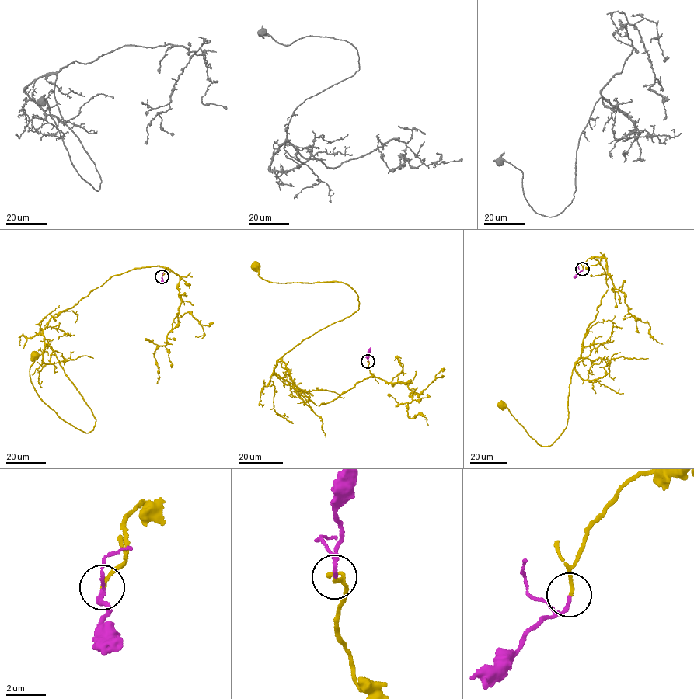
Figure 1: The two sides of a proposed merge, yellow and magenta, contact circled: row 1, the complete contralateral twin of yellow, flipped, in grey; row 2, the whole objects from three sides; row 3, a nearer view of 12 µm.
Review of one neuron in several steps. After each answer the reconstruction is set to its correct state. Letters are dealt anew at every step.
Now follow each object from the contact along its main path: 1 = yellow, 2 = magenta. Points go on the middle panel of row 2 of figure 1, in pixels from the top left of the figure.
1: (367, 362), (371, 375), (319, 405), (277, 377), (279, 359), (358, 297), (336, 281), (271, 283), (255, 266)
2: (367, 362), (370, 347)

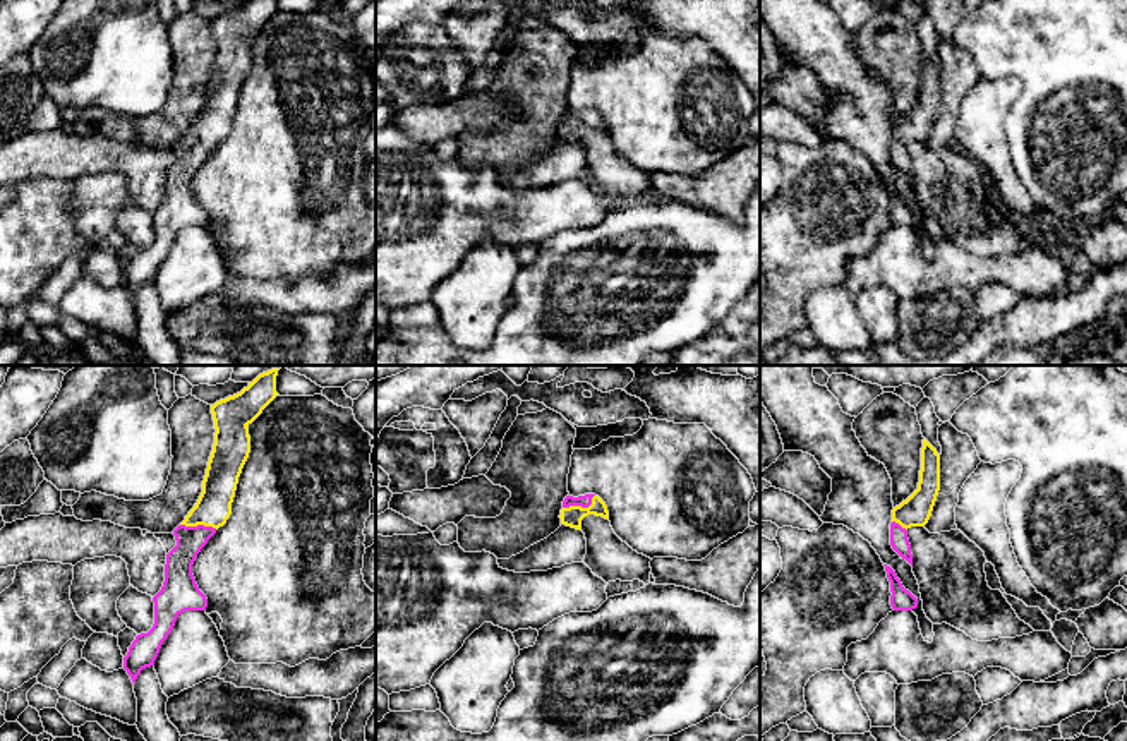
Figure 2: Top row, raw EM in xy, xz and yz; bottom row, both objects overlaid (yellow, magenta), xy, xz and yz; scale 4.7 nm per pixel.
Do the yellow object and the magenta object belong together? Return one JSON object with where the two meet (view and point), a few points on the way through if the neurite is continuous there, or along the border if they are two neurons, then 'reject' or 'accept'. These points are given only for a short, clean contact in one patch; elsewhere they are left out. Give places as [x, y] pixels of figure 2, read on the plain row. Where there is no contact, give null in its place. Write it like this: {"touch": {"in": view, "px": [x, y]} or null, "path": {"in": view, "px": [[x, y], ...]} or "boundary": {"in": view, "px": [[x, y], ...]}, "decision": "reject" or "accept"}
{"touch": {"in": "xz", "px": [580, 122]}, "path": {"in": "xz", "px": [[572, 132], [580, 122], [584, 117]]}, "decision": "accept"}

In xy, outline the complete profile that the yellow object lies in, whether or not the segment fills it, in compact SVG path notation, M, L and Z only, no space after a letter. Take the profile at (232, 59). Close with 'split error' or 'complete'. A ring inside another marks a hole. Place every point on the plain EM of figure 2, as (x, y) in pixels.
M249 0L240 9L211 21L214 60L202 96L202 108L185 136L173 146L177 161L166 170L165 197L153 213L154 240L136 252L124 273L124 285L136 300L142 285L154 281L160 264L185 226L206 226L192 180L232 130L238 93L250 69L249 39L278 12L276 0Z; split error

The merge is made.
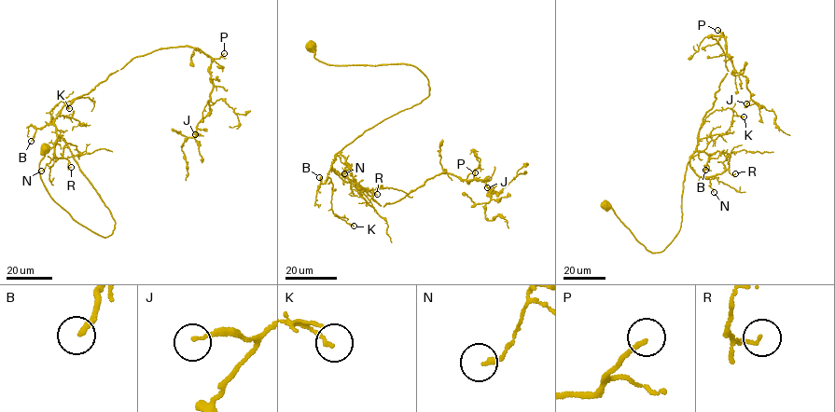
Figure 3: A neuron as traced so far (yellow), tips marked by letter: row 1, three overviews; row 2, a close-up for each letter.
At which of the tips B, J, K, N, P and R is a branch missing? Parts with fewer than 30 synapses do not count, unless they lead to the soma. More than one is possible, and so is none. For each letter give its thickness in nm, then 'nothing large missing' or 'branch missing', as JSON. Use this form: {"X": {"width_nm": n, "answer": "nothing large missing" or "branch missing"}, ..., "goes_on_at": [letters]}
{"B": {"width_nm": 240, "answer": "nothing large missing"}, "J": {"width_nm": 140, "answer": "nothing large missing"}, "K": {"width_nm": 120, "answer": "nothing large missing"}, "N": {"width_nm": 160, "answer": "nothing large missing"}, "P": {"width_nm": 180, "answer": "branch missing"}, "R": {"width_nm": 100, "answer": "nothing large missing"}, "goes_on_at": ["P"]}

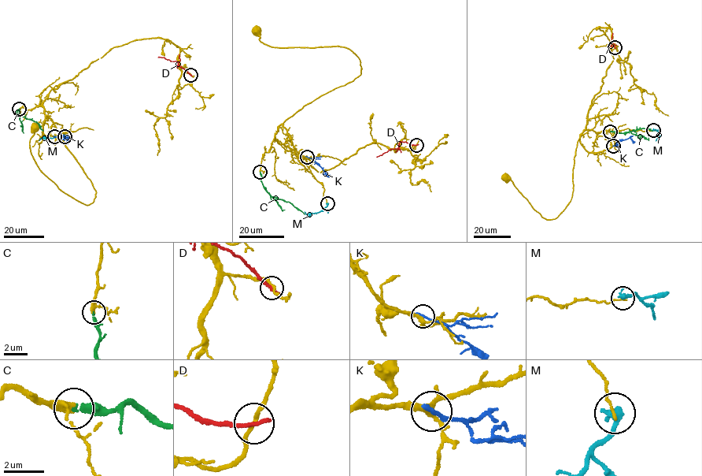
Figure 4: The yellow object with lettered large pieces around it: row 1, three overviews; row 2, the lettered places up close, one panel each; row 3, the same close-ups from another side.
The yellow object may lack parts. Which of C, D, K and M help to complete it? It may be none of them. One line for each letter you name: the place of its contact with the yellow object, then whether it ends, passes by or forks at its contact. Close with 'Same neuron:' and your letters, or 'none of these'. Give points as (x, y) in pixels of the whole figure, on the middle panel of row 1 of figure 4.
C: contact (260, 172); it ends
Same neuron: C

